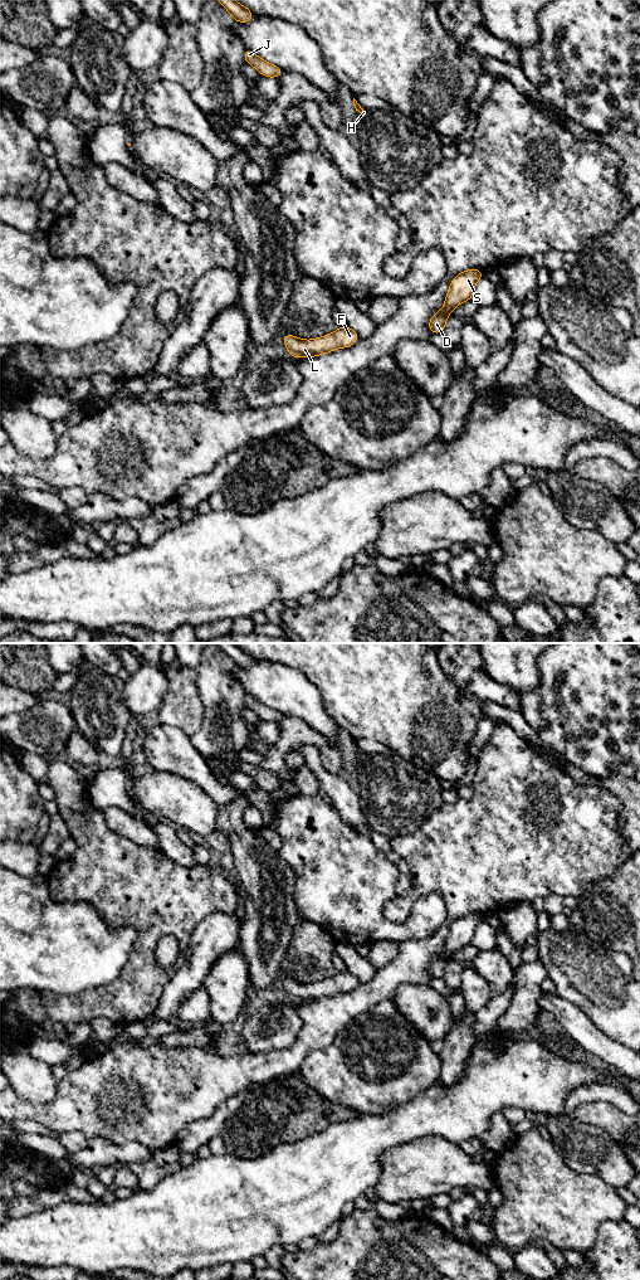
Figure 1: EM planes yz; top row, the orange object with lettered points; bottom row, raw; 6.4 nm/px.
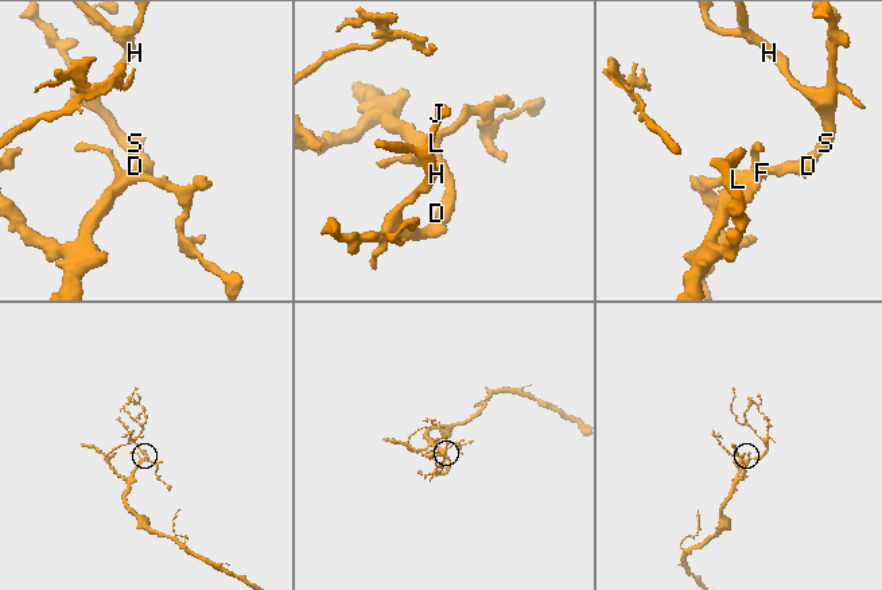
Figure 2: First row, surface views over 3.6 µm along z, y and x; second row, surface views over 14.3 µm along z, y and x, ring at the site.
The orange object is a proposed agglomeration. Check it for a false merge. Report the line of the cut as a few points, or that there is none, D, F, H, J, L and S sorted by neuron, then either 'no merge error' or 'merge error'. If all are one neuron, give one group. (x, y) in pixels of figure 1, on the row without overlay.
no cut | D F H J L S | no merge error

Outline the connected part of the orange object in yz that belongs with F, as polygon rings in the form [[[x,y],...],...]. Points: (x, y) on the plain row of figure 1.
[[[346,969],[341,973],[336,973],[333,978],[328,978],[314,984],[302,984],[297,980],[285,978],[283,985],[289,999],[299,1003],[319,1001],[322,998],[334,996],[338,992],[350,992],[358,983],[360,980],[357,977]]]

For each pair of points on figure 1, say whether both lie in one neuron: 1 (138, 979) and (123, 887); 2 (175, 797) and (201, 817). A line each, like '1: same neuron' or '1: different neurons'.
1: same neuron
2: same neuron

